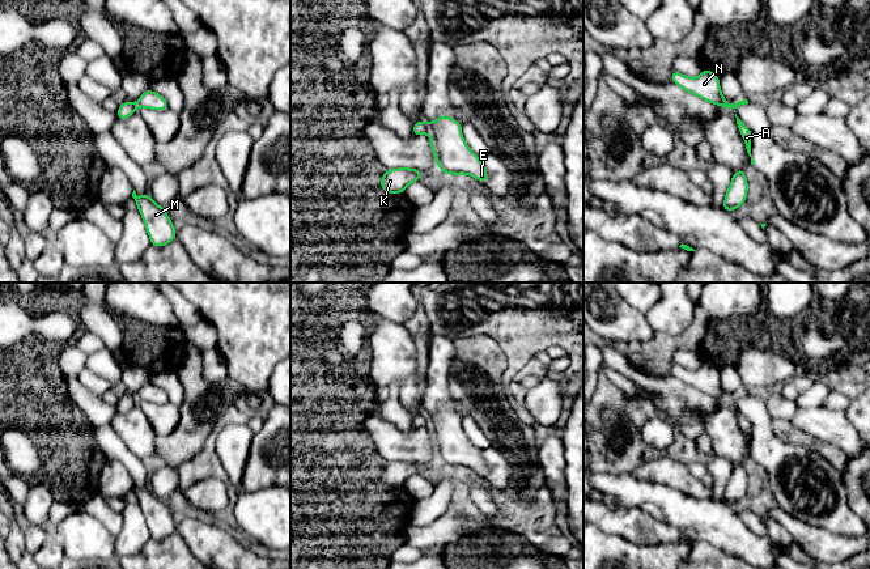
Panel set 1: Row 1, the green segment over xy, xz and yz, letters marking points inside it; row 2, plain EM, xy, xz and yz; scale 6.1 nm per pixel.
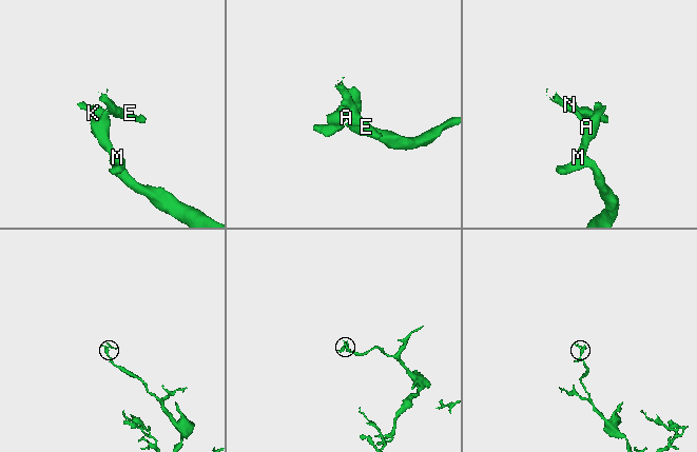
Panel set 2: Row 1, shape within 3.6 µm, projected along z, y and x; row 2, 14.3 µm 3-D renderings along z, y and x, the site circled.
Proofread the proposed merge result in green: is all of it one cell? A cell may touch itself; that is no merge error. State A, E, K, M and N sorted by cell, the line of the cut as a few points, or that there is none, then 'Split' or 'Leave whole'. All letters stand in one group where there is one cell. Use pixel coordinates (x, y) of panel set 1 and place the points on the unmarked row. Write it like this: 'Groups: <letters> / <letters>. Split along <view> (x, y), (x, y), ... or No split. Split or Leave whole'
Groups: A K M / E N. Split along xz (428, 419), (429, 424). Split

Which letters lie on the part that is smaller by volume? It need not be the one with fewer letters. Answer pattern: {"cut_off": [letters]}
{"cut_off": ["E", "N"]}

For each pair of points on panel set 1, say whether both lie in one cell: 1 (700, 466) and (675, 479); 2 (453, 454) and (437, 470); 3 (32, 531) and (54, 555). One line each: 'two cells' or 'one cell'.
1: two cells
2: one cell
3: one cell

